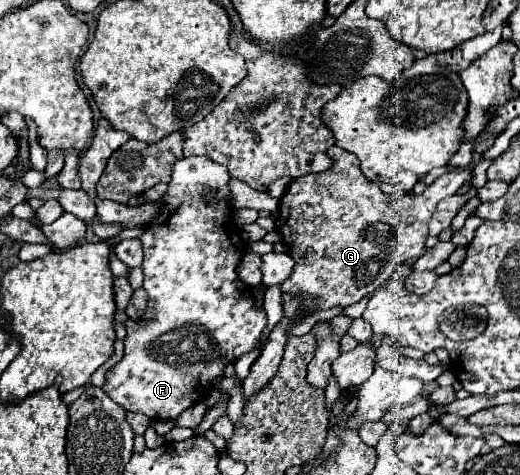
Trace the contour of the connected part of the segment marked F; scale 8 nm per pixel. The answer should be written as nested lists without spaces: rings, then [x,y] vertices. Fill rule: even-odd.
[[[183,157],[181,161],[177,161],[175,169],[173,169],[173,177],[171,177],[171,183],[169,183],[169,191],[155,203],[159,207],[157,211],[157,217],[145,225],[145,233],[139,237],[139,241],[143,243],[143,249],[145,249],[145,259],[143,259],[143,289],[147,293],[147,309],[141,317],[141,321],[133,321],[133,319],[127,319],[125,323],[125,329],[127,329],[127,335],[125,335],[125,353],[123,353],[123,359],[119,363],[115,363],[107,373],[105,373],[105,385],[103,385],[103,391],[115,401],[119,403],[123,409],[127,411],[137,411],[137,413],[143,413],[151,419],[177,419],[185,409],[189,409],[191,405],[203,401],[209,391],[213,391],[213,381],[223,375],[223,369],[227,363],[239,359],[243,353],[249,353],[251,349],[255,349],[259,345],[259,337],[267,325],[267,317],[265,317],[265,311],[259,307],[253,305],[253,293],[247,293],[247,285],[239,279],[237,275],[237,265],[241,261],[241,257],[245,255],[247,251],[247,243],[241,239],[241,231],[239,227],[233,223],[233,209],[229,205],[229,171],[223,167],[223,165],[217,165],[215,161],[211,161],[209,157]],[[205,195],[215,195],[215,201],[207,201]],[[185,325],[189,325],[189,331],[177,331],[177,329],[183,329]]]

